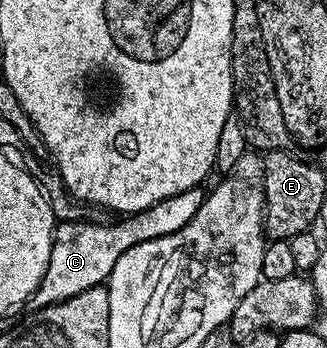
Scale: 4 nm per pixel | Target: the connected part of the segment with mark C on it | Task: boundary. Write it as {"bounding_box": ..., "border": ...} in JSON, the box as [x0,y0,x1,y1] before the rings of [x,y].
{"bounding_box":[29,187,205,309],"border":[[[202,187],[190,188],[181,194],[173,194],[140,212],[130,213],[129,218],[119,218],[116,224],[87,224],[86,219],[64,220],[56,223],[54,240],[48,269],[41,278],[40,285],[29,301],[32,309],[53,306],[81,294],[81,290],[98,288],[111,276],[113,266],[125,250],[134,244],[165,238],[165,234],[177,234],[201,210],[205,192]]]}

